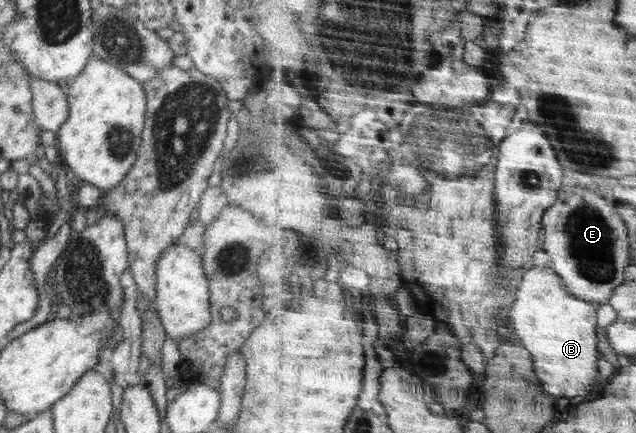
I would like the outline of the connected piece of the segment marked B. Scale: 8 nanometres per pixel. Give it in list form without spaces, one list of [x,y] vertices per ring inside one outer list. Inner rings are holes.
[[[531,266],[521,278],[518,299],[507,311],[507,326],[517,341],[533,354],[535,369],[543,387],[557,397],[572,398],[583,396],[593,398],[601,393],[599,384],[599,360],[602,353],[598,351],[598,308],[592,306],[592,300],[580,300],[564,287],[564,280],[555,268]]]

